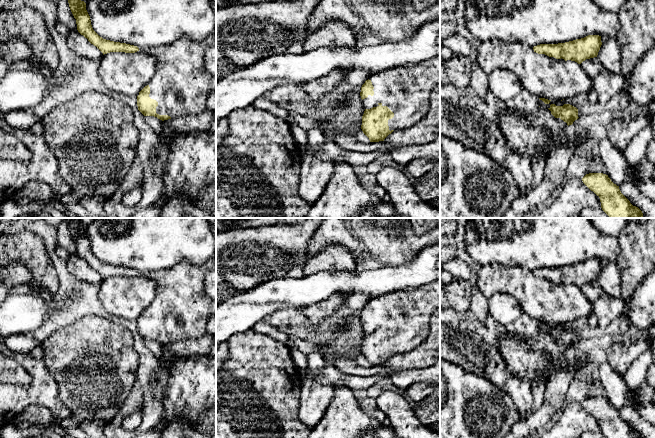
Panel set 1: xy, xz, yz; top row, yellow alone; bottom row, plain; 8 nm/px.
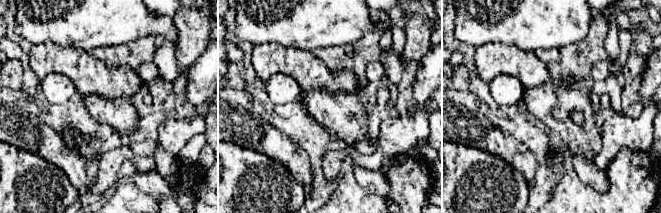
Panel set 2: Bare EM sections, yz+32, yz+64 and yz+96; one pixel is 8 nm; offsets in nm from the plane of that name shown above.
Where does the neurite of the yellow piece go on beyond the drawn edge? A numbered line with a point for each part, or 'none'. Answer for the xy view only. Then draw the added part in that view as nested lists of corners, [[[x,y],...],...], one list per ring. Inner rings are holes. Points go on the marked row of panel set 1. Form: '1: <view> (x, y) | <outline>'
1: xy (181, 84) | [[[216,29],[212,36],[202,42],[183,37],[169,45],[139,48],[139,51],[146,52],[157,60],[155,74],[146,84],[150,87],[149,97],[158,102],[157,114],[175,119],[197,115],[207,109],[208,96],[216,91],[216,76],[211,75],[204,64],[205,51],[211,45],[216,45]]]

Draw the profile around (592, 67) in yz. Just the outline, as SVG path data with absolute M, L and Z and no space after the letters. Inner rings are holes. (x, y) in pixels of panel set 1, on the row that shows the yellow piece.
M597 57L586 59L581 63L585 73L594 79L604 68Z

